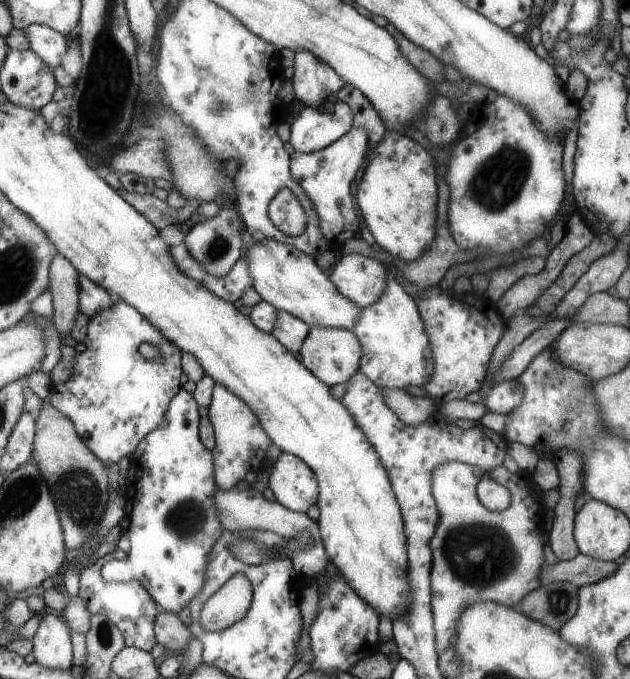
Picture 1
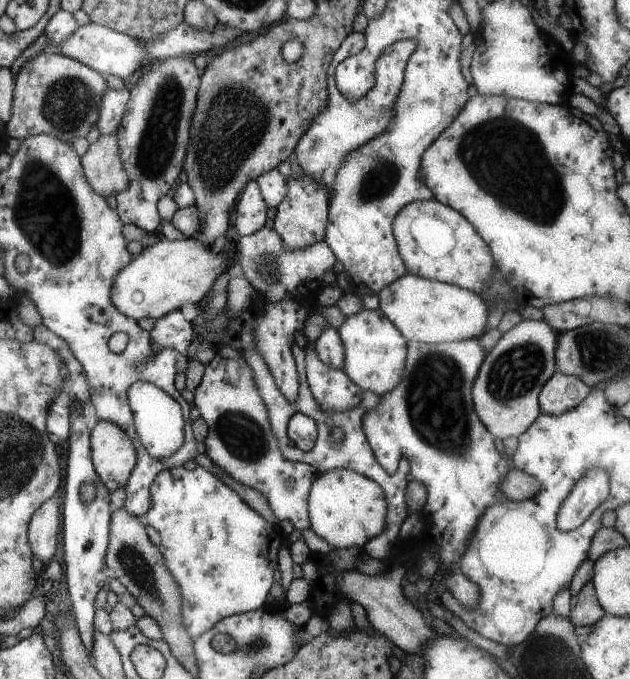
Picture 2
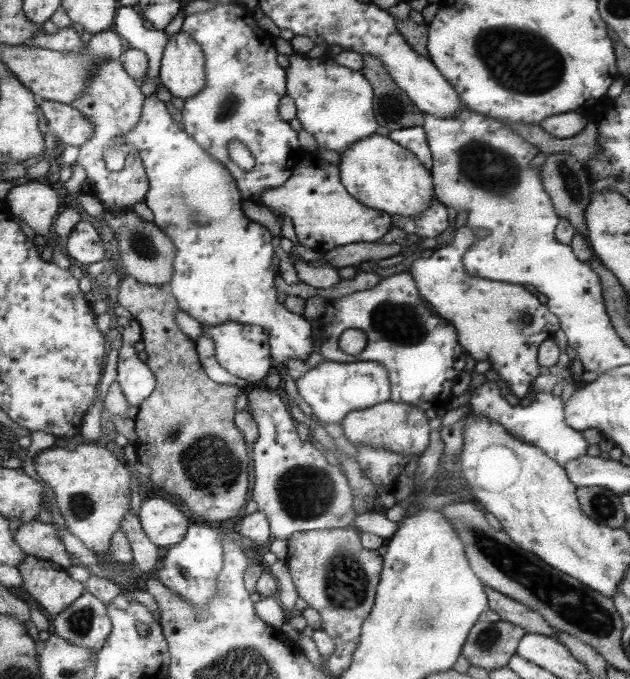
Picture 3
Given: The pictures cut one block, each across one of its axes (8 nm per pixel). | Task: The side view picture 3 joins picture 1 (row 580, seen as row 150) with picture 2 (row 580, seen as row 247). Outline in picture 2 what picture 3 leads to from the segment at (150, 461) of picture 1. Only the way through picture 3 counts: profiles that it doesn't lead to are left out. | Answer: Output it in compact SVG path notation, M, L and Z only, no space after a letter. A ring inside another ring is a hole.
M197 466L195 470L163 470L157 476L157 482L153 482L153 506L143 520L163 538L161 554L165 556L165 564L181 588L181 618L193 640L199 640L223 618L265 608L269 590L273 588L275 570L279 570L279 548L287 536L257 514L221 476L203 466Z

